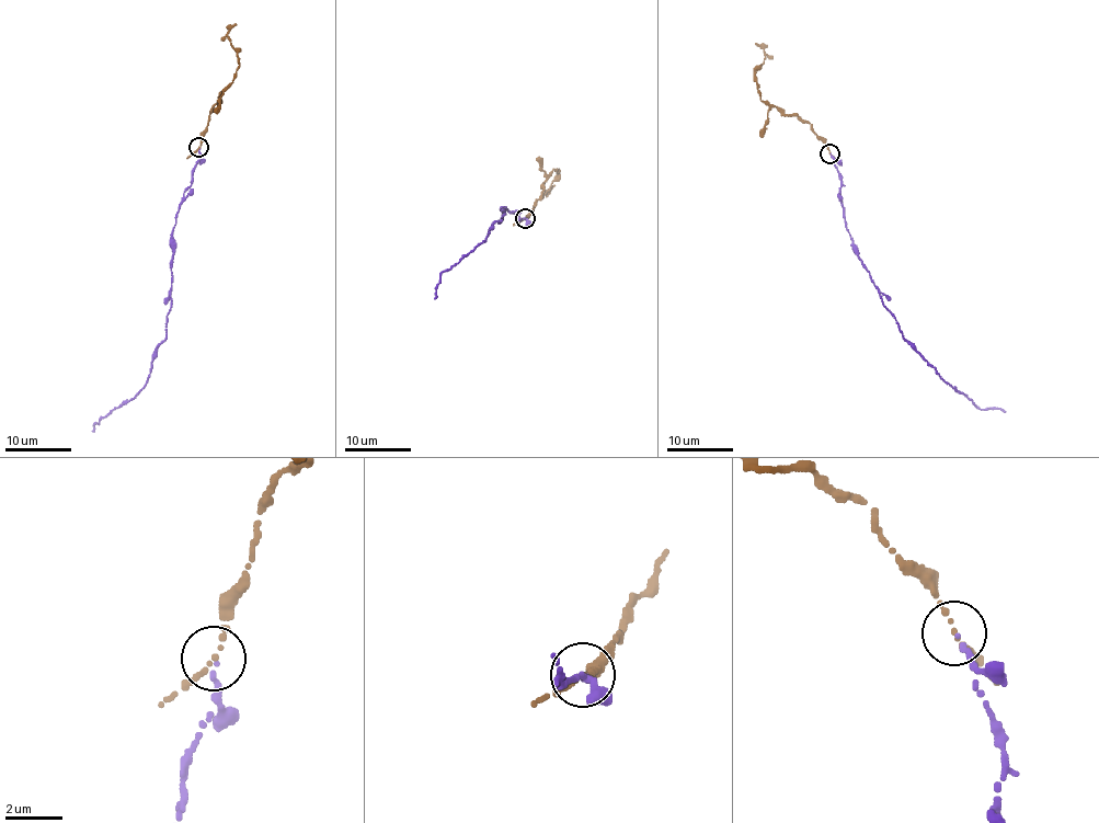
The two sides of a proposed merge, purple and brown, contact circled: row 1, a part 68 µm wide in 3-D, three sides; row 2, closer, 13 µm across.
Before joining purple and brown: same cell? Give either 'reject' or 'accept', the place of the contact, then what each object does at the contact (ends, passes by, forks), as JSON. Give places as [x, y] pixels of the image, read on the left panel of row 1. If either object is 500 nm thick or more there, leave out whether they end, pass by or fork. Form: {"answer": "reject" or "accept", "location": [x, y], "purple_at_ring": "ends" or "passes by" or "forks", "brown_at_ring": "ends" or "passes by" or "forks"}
{"answer": "accept", "location": [198, 147], "purple_at_ring": "ends", "brown_at_ring": "passes by"}

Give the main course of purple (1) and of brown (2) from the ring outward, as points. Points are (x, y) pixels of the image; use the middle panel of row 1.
1: (526, 218), (518, 219), (518, 215), (503, 206), (505, 214), (495, 223), (485, 240), (441, 273), (435, 297)
2: (524, 217), (533, 209), (553, 169), (560, 170), (547, 192), (554, 185)

